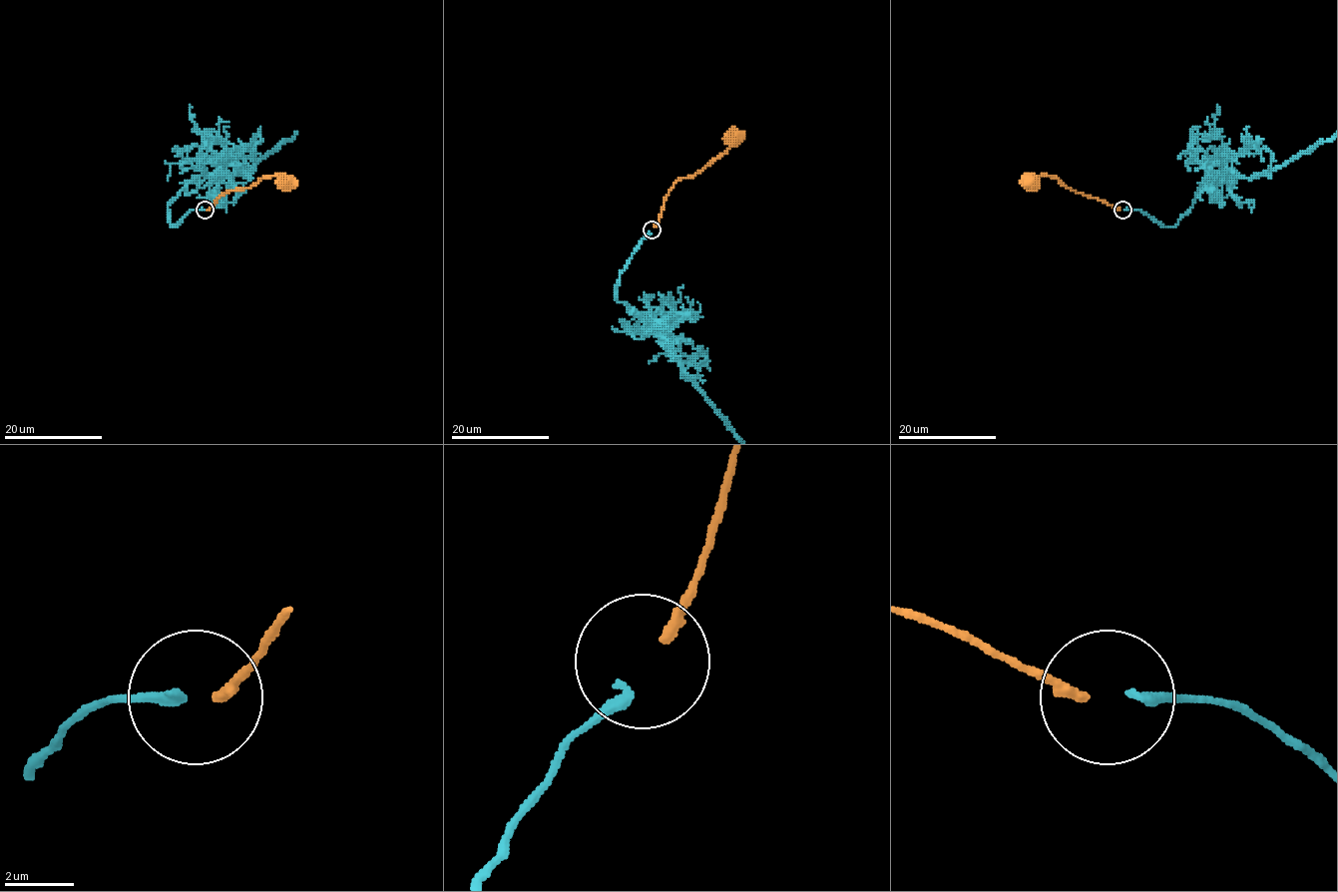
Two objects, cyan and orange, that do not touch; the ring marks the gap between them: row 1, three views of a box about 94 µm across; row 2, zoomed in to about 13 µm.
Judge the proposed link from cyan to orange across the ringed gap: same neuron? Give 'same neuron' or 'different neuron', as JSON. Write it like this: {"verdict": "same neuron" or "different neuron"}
{"verdict": "same neuron"}

